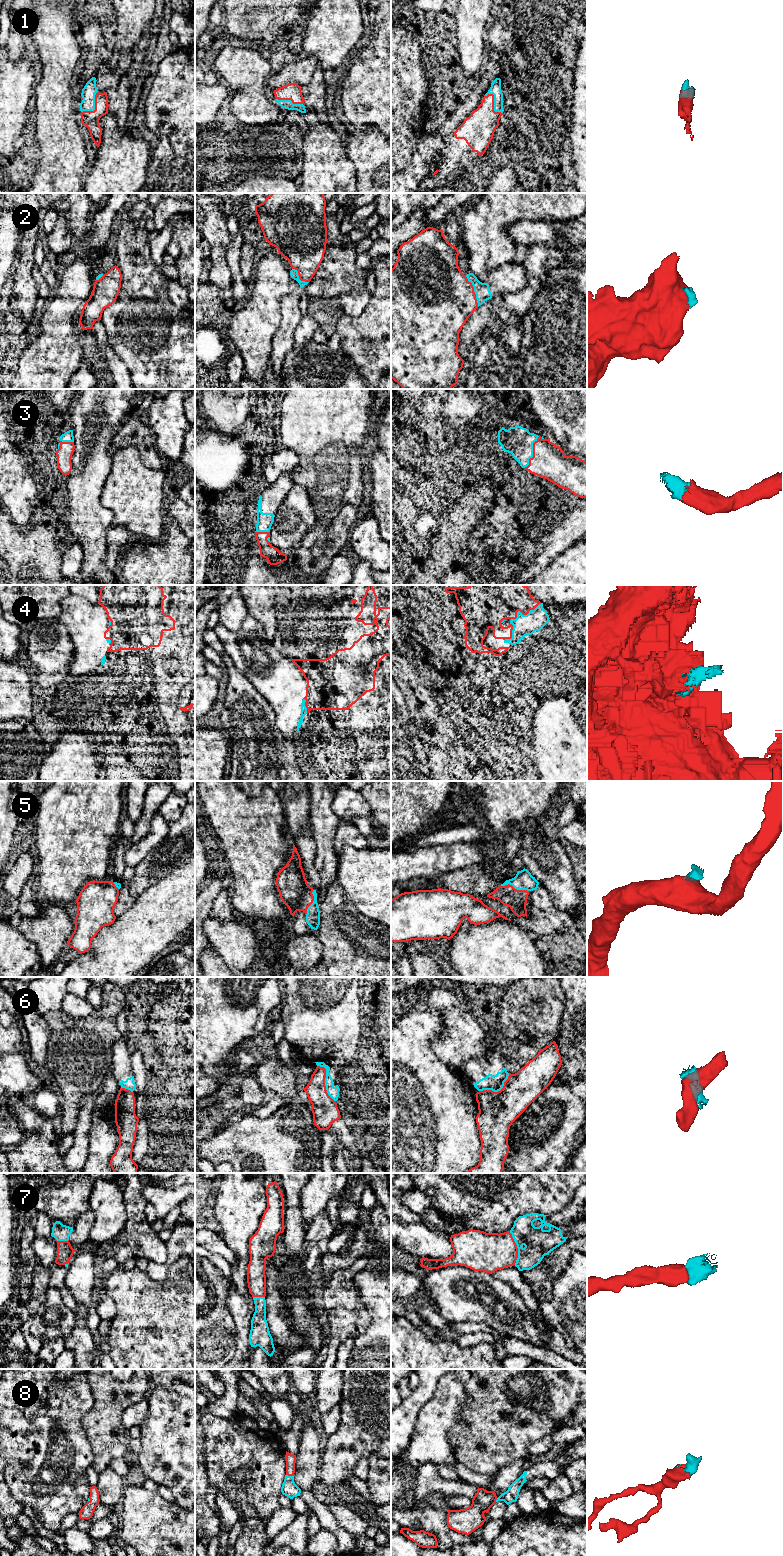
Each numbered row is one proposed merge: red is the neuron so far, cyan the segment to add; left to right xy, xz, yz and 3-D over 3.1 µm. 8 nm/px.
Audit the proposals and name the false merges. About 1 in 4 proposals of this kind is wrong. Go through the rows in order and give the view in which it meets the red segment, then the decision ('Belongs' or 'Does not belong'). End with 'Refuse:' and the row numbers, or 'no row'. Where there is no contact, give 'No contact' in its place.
1: Touches red in yz. Belongs
2: Touches red in yz. Belongs
3: Touches red in yz. Belongs
4: Touches red in yz. Does not belong
5: Touches red in yz. Belongs
6: Touches red in xz. Does not belong
7: Touches red in yz. Belongs
8: Touches red in xz. Belongs
Refuse: 4, 6

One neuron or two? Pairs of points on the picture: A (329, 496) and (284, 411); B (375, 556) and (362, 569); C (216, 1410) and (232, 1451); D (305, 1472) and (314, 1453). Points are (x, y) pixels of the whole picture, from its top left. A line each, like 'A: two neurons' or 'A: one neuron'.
A: one neuron
B: two neurons
C: two neurons
D: one neuron

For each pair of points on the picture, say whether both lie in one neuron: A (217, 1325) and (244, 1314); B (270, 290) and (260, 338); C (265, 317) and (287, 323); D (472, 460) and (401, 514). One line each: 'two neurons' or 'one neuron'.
A: two neurons
B: one neuron
C: two neurons
D: one neuron

